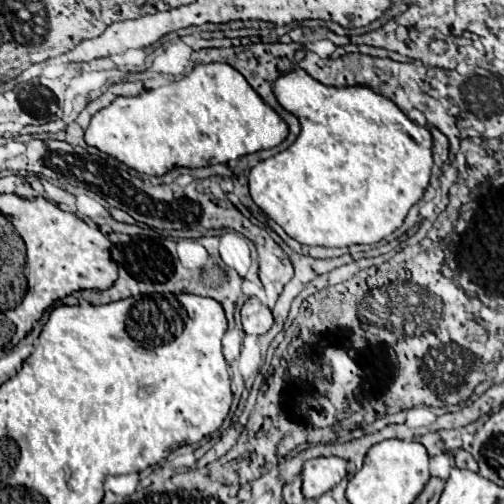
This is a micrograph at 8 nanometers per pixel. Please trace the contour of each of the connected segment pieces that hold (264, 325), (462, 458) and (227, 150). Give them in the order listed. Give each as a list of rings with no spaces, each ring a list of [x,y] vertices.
[[[249,297],[241,309],[243,331],[249,335],[263,335],[273,325],[273,313],[267,305],[261,305],[257,297]]]
[[[459,449],[459,451],[455,453],[455,465],[457,465],[459,469],[471,469],[471,471],[477,471],[477,461],[475,461],[473,455],[467,453],[465,449]]]
[[[227,63],[197,65],[181,81],[149,89],[137,97],[117,97],[109,107],[97,111],[85,131],[85,141],[99,151],[119,159],[131,169],[147,175],[163,175],[171,167],[205,167],[227,163],[243,155],[277,147],[289,135],[287,123],[257,95],[257,91]]]

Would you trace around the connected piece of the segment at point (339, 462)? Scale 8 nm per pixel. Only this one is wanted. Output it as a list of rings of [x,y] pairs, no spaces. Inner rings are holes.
[[[317,457],[309,459],[303,467],[303,495],[305,499],[319,499],[331,491],[343,477],[347,477],[347,459],[341,457]]]

